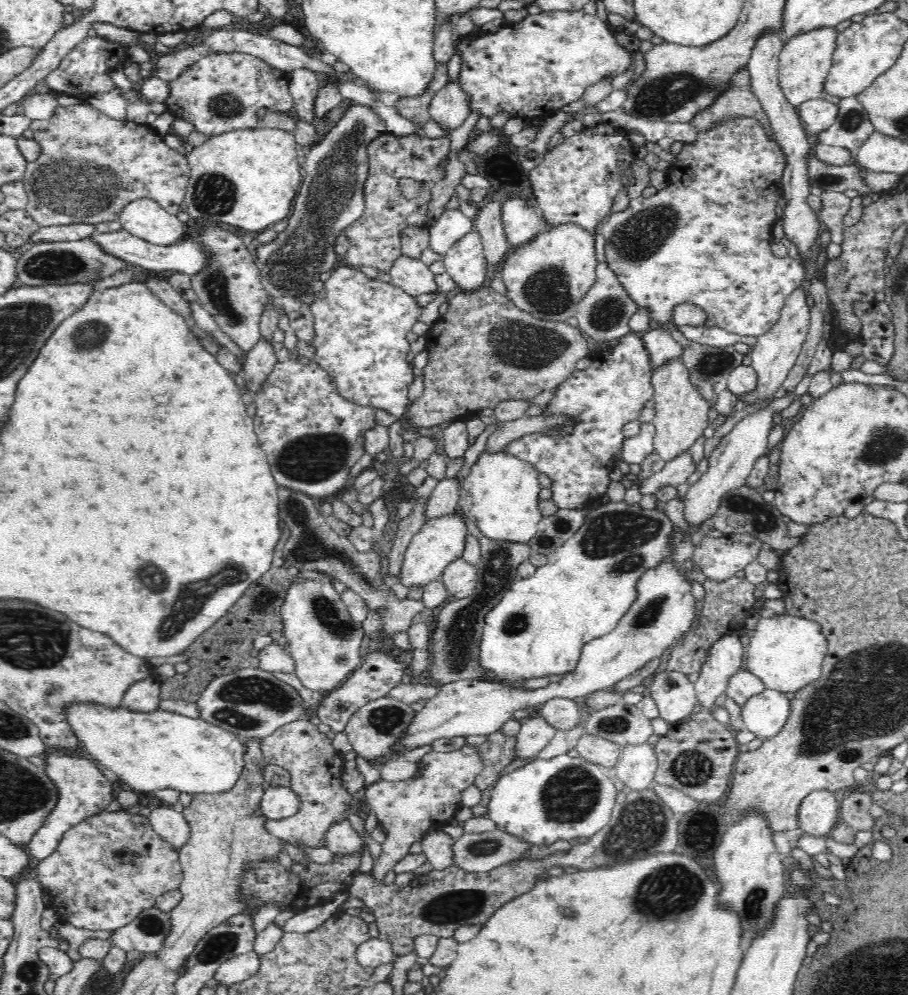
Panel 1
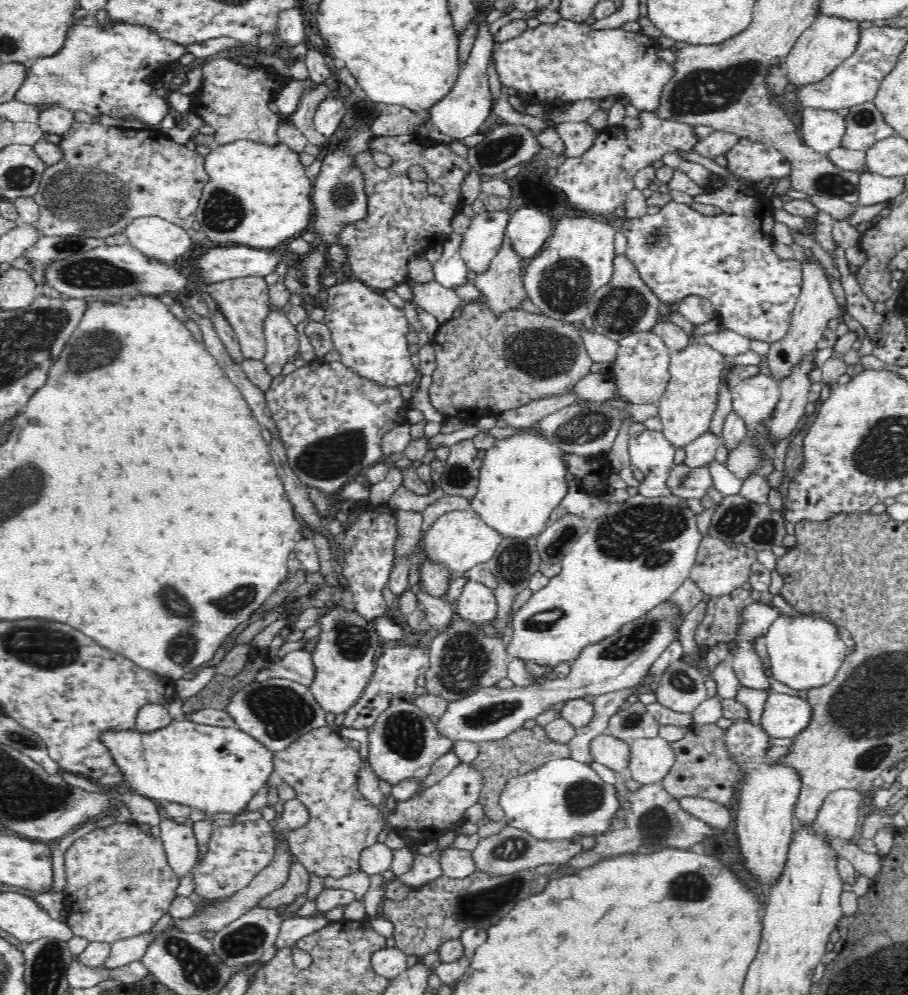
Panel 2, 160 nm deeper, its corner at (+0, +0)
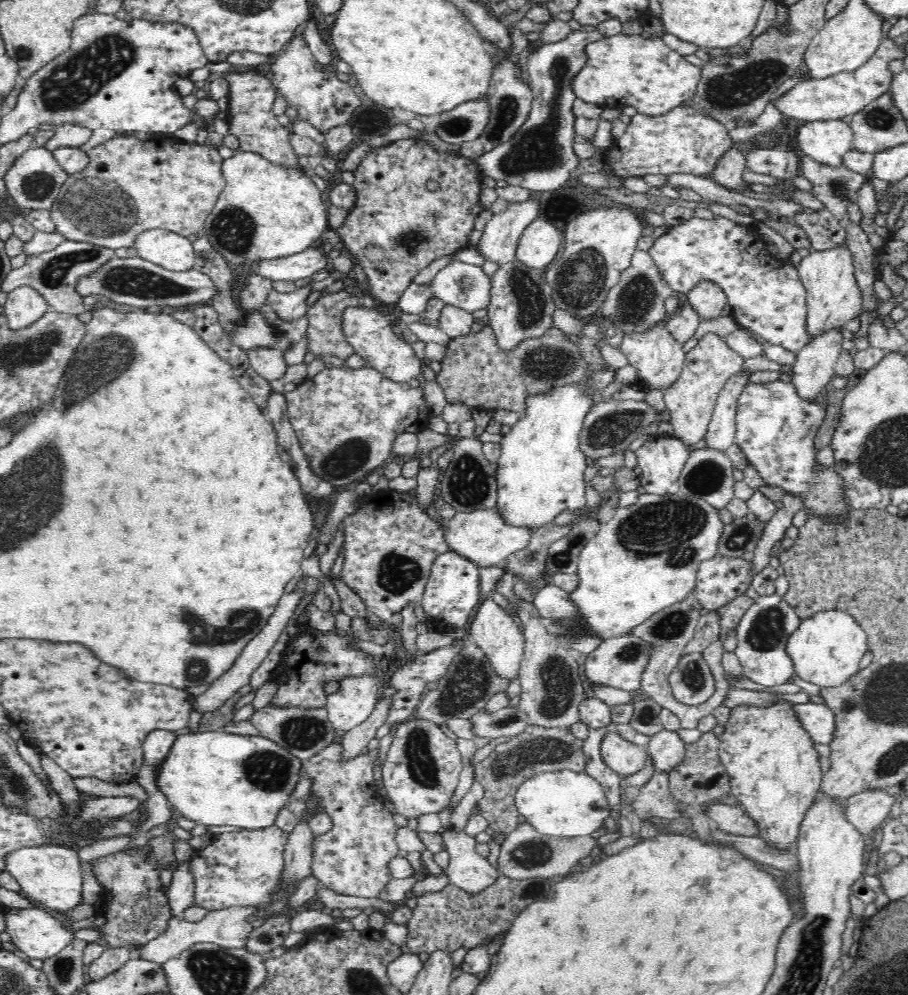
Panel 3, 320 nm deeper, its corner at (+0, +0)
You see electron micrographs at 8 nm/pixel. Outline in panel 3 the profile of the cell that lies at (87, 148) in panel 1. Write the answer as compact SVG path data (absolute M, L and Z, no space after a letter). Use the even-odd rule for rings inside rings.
M169 133L150 134L148 140L139 140L134 134L117 134L110 140L83 151L87 163L83 169L67 173L62 194L48 211L53 232L70 241L116 250L134 246L135 236L150 228L164 228L185 237L196 234L204 229L206 216L214 208L218 194L226 184L220 174L223 158L219 155L218 148L209 143L200 145L181 142Z

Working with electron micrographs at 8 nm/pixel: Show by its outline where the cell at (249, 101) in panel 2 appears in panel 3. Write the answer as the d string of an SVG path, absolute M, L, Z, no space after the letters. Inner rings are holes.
M224 72L222 78L228 82L228 108L222 113L226 121L226 128L237 140L237 148L248 150L266 157L274 163L300 167L298 156L289 143L290 127L278 122L276 114L272 111L276 90L272 82L257 72Z

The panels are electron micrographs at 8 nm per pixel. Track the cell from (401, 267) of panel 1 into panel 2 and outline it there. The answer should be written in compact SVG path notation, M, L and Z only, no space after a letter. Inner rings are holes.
M406 276L404 282L408 284L418 308L432 314L440 324L448 322L463 302L454 291L444 288L444 285L435 278L427 281L414 281L412 277Z

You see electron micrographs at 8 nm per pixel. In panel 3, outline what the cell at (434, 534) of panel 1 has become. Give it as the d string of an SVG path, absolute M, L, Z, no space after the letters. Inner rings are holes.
M494 508L472 512L458 512L444 521L443 542L453 554L469 560L471 564L478 568L488 568L501 565L505 558L524 548L531 535L532 528L518 528L508 526L501 522Z

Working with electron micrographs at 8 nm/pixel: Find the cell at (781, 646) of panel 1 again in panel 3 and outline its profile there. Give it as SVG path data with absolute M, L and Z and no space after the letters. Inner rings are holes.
M826 610L801 619L785 638L783 652L792 662L794 675L800 680L822 688L836 687L860 670L859 662L868 652L867 636L849 614Z

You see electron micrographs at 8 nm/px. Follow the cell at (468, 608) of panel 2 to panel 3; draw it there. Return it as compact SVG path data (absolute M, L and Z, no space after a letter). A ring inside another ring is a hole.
M489 594L481 597L469 624L466 628L467 636L471 638L491 659L496 672L508 678L516 679L519 676L520 662L522 662L525 637L512 616L492 598Z

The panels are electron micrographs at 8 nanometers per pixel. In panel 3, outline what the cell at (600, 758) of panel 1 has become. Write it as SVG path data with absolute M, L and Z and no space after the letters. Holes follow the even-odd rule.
M614 728L602 739L600 752L606 766L621 777L639 772L646 764L644 747L622 738Z

